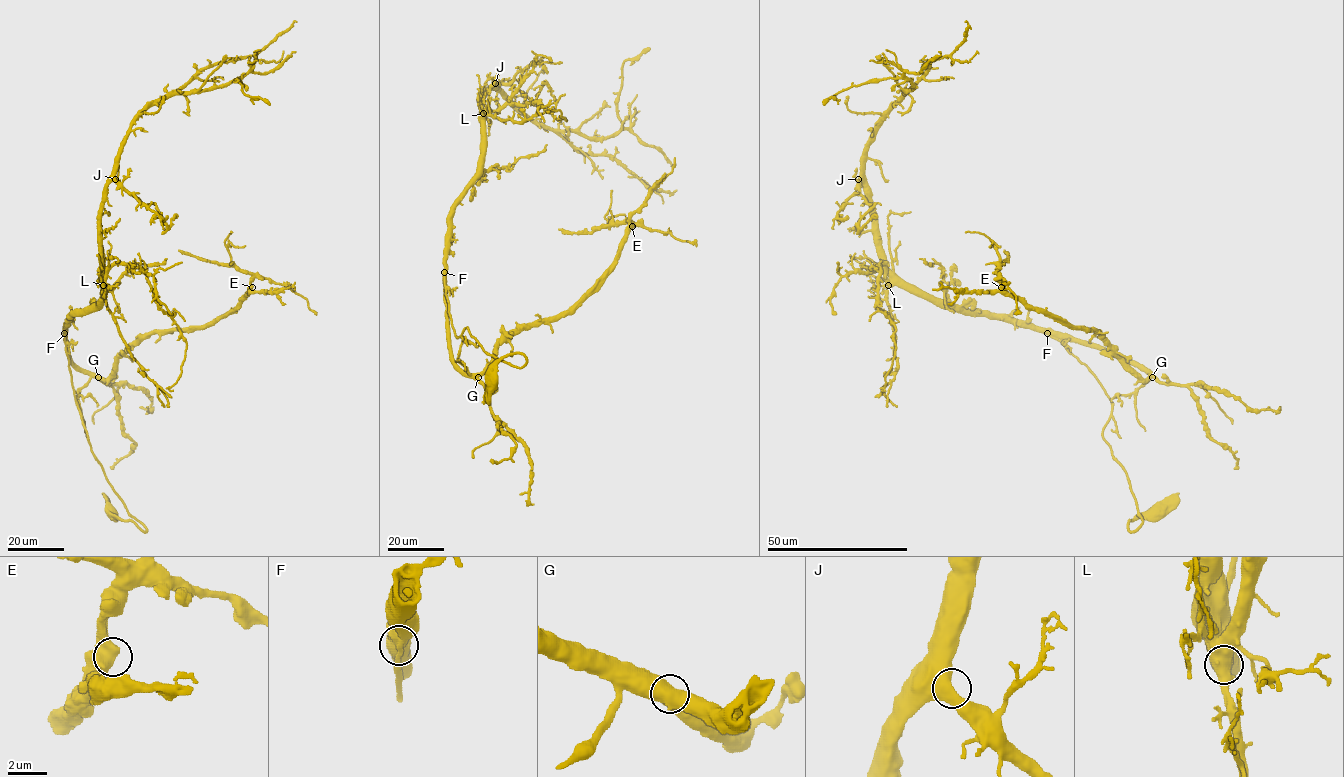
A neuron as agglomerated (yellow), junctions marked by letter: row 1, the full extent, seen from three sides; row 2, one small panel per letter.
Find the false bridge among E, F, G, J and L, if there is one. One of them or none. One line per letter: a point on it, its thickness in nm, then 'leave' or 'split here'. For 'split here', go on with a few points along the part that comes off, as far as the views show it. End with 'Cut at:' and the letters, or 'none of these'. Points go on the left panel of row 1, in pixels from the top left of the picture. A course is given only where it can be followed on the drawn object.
E: place (252, 287); calibre 850 nm; leave
F: place (64, 333); calibre 800 nm; leave
G: place (98, 377); calibre 900 nm; leave
J: place (115, 179); calibre 550 nm; leave
L: place (103, 285); calibre 850 nm; leave
Cut at: none of these

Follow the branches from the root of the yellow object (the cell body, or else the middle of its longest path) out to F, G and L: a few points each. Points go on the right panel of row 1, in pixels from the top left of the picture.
F: (1156, 513), (1128, 528), (1142, 519), (1102, 436), (1110, 398), (1047, 334)
G: (1156, 513), (1128, 528), (1142, 519), (1102, 436), (1111, 401), (1062, 340), (1099, 345), (1152, 377)
L: (1156, 513), (1128, 528), (1142, 519), (1102, 436), (1111, 401), (1066, 346), (888, 285)

